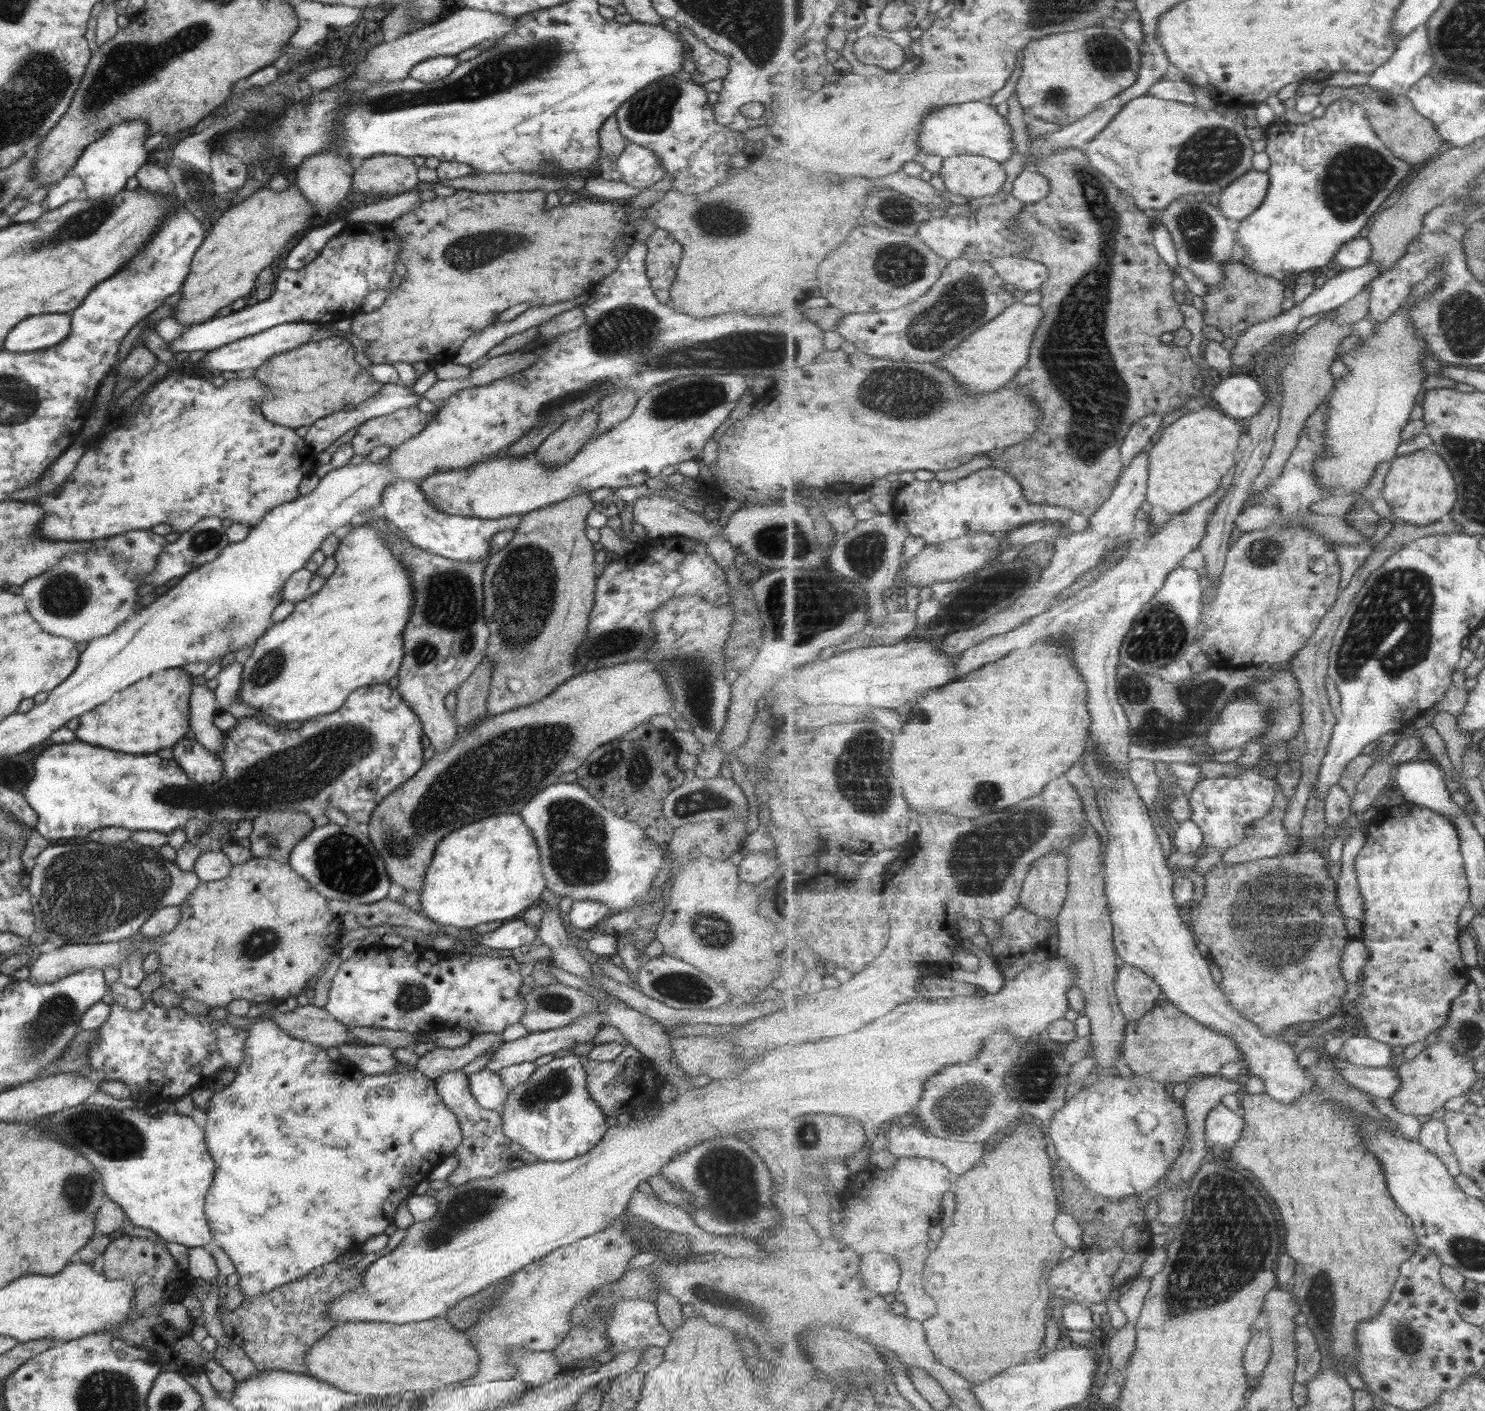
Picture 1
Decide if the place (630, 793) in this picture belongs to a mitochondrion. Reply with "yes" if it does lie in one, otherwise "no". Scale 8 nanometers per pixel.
no

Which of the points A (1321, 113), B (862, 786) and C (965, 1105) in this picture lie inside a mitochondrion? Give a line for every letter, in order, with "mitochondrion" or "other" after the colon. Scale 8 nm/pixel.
A: other
B: mitochondrion
C: mitochondrion

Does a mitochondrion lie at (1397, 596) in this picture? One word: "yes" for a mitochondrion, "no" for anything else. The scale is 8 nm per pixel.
yes

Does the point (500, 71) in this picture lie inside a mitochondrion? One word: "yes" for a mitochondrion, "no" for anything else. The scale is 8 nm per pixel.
yes

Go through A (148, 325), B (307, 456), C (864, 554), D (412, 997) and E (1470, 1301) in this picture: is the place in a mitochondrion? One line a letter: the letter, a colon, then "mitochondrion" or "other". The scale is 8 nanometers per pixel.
A: other
B: other
C: mitochondrion
D: mitochondrion
E: other

